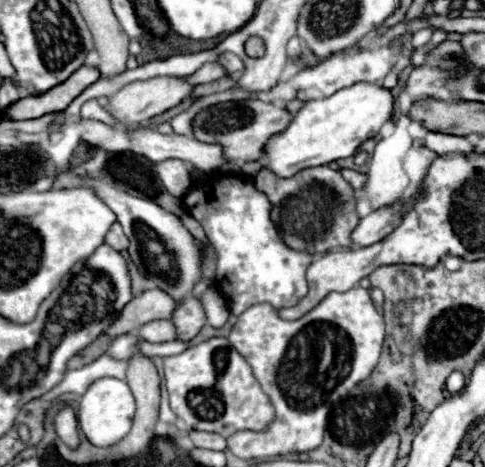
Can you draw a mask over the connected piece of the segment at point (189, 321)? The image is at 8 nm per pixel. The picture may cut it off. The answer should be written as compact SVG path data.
M184 298L180 306L176 308L172 322L176 324L178 338L188 342L192 340L204 326L206 326L206 314L198 298Z

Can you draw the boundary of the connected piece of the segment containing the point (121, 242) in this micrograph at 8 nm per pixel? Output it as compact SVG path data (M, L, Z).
M114 222L112 228L108 230L108 234L106 234L106 244L110 244L112 248L116 248L118 252L122 252L122 250L128 248L128 238L126 238L126 234L122 232L122 226L120 226L118 222Z

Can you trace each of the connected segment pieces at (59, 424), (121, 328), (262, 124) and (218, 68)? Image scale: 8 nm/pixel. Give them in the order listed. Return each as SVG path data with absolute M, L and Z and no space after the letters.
M72 408L60 410L58 416L56 416L56 420L54 420L54 426L56 426L56 434L58 434L68 446L72 446L72 448L78 446L78 442L80 442L80 440L78 440L78 430L76 430L78 422L76 422L76 414L74 414Z
M160 288L146 290L138 298L132 298L124 306L120 318L106 330L106 334L116 338L116 336L128 334L132 330L138 330L146 322L152 322L158 318L170 318L172 308L176 308L176 304L178 302L172 300L172 296L168 296Z
M244 100L244 102L226 102L204 110L194 120L194 136L202 142L218 142L224 146L224 156L230 162L250 162L260 160L264 156L264 144L276 132L284 132L292 120L292 114L274 104L266 104L262 100Z
M206 62L200 70L196 70L196 72L188 78L188 82L190 82L190 84L214 82L214 80L226 76L226 74L228 74L228 72L226 72L226 68L224 68L222 64L218 64L218 62Z

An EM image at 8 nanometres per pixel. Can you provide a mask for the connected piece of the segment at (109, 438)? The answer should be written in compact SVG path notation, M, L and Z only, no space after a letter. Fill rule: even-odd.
M112 376L100 378L80 398L78 422L80 422L82 432L94 446L112 446L130 432L132 420L134 420L134 410L136 410L134 396L126 384L126 378L112 378Z

